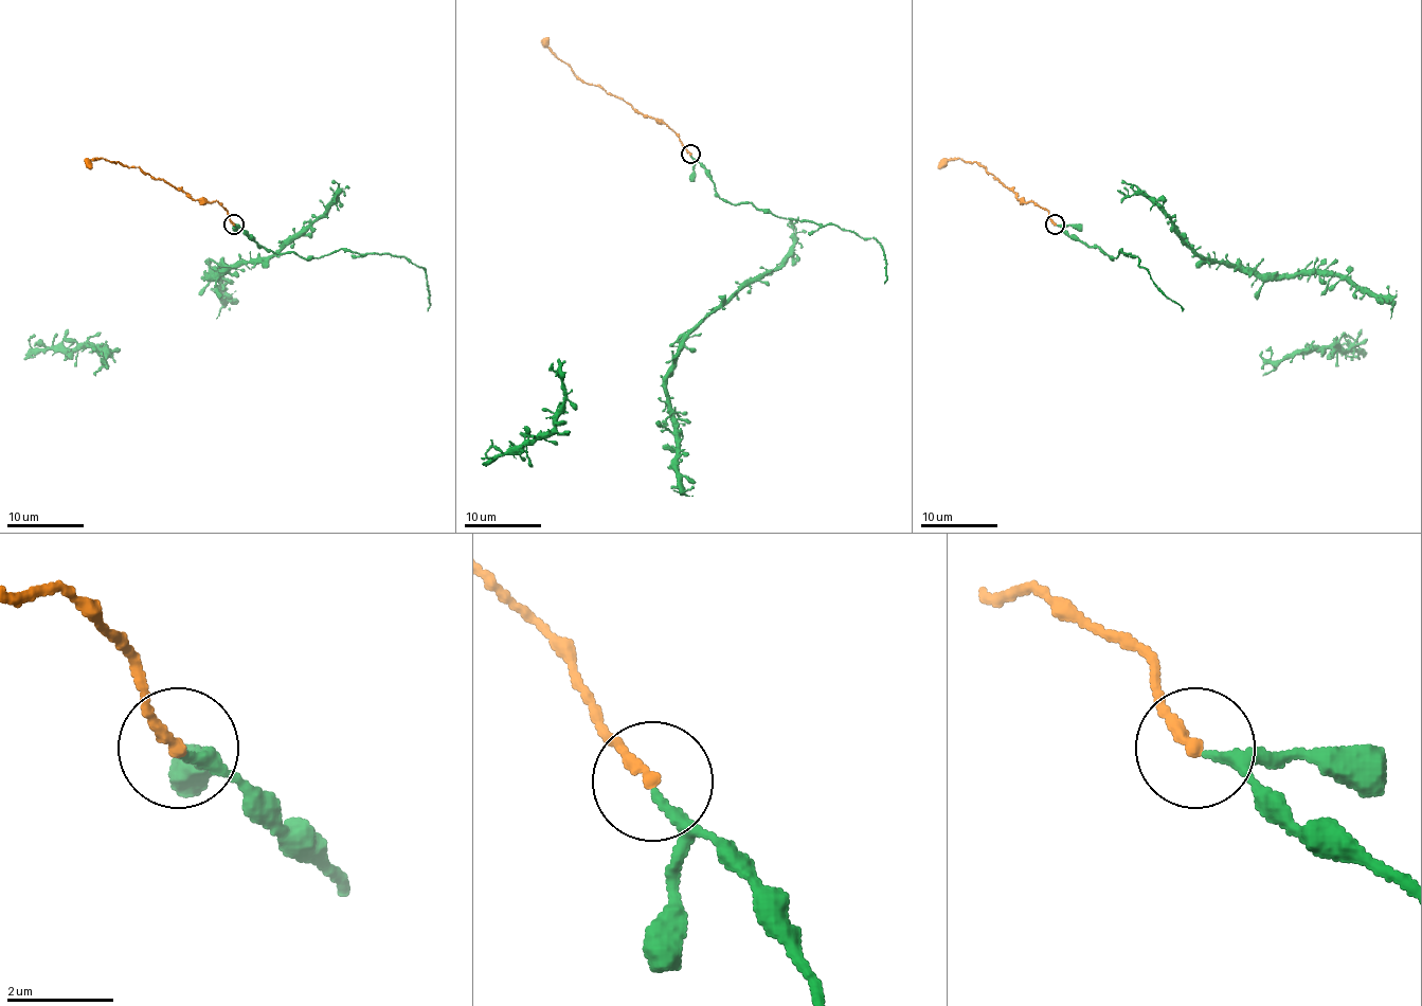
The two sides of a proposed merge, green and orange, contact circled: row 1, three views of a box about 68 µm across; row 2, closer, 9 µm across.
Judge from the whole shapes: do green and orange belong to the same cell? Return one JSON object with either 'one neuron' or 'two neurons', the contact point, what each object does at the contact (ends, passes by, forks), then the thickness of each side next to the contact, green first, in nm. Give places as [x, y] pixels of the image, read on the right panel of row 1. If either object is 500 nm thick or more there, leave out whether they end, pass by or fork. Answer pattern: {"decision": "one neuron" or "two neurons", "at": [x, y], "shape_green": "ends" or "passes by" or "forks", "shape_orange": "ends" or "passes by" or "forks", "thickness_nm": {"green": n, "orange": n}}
{"decision": "one neuron", "at": [1055, 223], "shape_green": "passes by", "shape_orange": "ends", "thickness_nm": {"green": 140, "orange": 240}}

